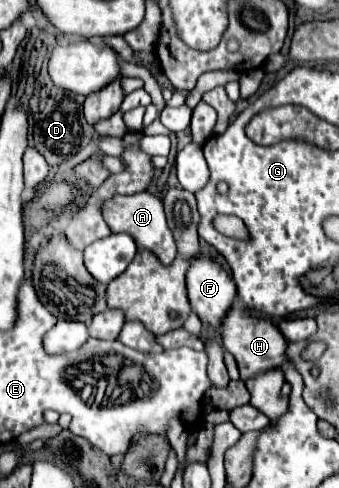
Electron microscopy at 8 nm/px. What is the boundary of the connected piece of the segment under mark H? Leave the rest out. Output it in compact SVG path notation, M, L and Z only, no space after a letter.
M230 307L226 317L222 319L222 345L228 353L234 355L238 369L240 369L240 377L248 379L254 377L262 371L280 367L284 363L284 351L286 351L286 339L280 333L278 327L274 327L274 323L270 319L262 319L262 317L254 317L248 311L244 311L242 307Z

